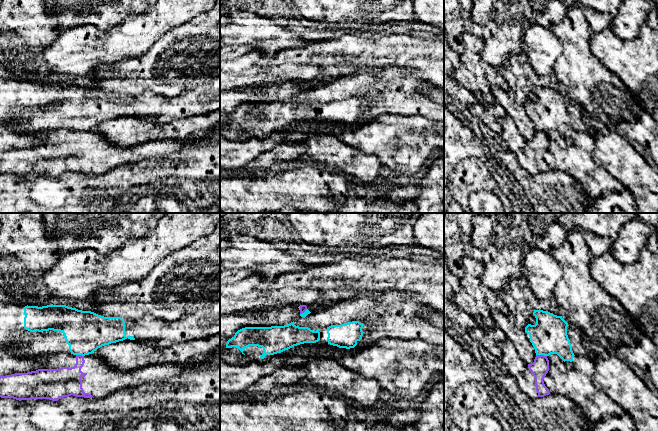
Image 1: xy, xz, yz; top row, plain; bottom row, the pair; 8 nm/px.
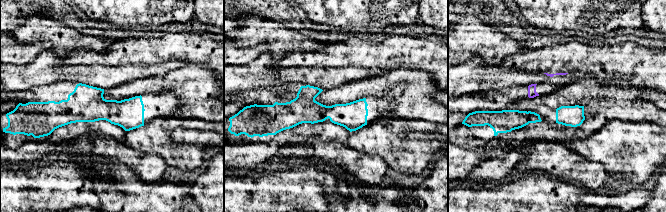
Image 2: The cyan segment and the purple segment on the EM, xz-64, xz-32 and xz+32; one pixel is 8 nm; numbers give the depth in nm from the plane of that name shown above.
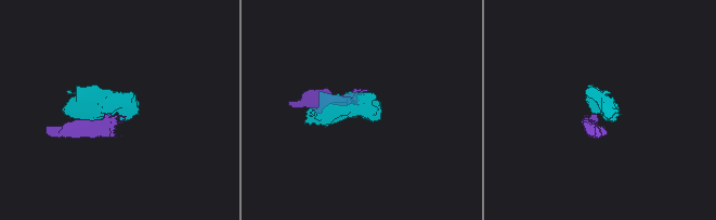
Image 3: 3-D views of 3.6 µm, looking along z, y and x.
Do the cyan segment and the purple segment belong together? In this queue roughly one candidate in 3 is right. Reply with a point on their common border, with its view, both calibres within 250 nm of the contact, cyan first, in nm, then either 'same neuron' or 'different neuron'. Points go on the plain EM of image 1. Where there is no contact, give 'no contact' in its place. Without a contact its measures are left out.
meets cyan in yz at (541, 130); 300 nm thick on the cyan side, 150 nm on the other; different neuron

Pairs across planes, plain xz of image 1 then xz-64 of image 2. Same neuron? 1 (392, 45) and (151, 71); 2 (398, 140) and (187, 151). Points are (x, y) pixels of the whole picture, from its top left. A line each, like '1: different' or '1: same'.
1: different
2: same

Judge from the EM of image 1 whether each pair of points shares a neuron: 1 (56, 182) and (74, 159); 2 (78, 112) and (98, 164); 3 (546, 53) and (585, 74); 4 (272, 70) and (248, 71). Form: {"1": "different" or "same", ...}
{"1": "different", "2": "different", "3": "different", "4": "same"}

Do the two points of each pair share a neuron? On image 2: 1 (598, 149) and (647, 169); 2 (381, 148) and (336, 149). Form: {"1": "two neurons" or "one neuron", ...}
{"1": "one neuron", "2": "two neurons"}

